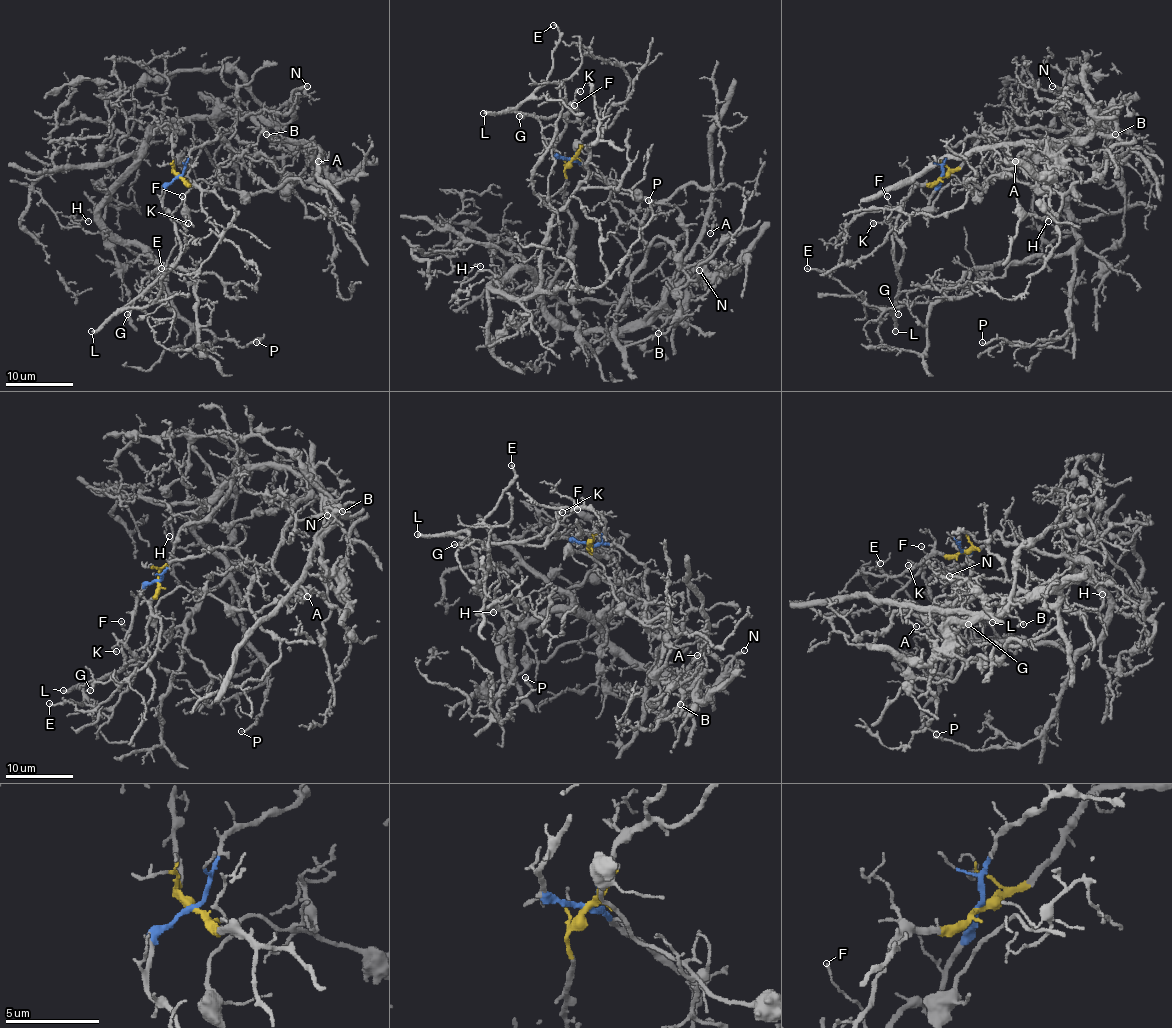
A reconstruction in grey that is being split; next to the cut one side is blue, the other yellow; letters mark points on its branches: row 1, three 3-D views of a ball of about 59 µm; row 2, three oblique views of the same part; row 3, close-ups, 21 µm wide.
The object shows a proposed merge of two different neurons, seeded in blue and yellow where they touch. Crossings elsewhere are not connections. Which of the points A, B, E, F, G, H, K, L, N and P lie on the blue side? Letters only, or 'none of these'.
E, F, G, K, L

